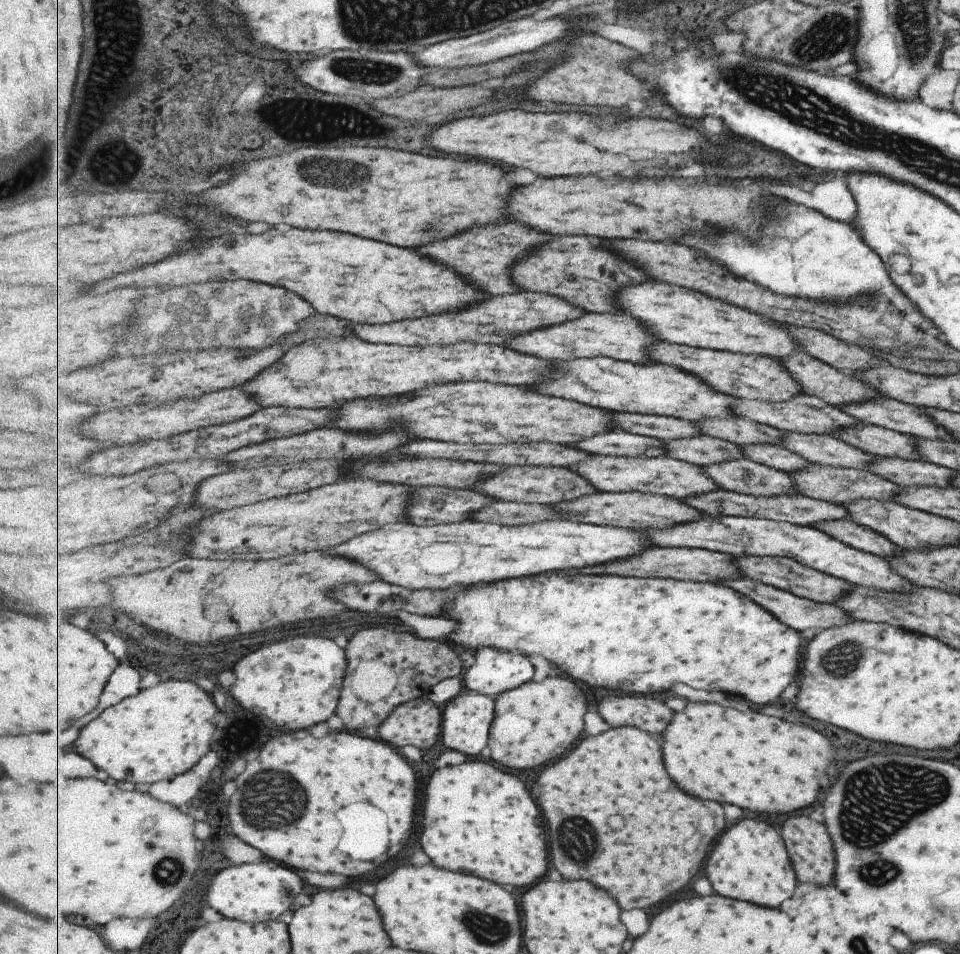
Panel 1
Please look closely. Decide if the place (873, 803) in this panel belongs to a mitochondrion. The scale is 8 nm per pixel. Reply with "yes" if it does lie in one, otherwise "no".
yes

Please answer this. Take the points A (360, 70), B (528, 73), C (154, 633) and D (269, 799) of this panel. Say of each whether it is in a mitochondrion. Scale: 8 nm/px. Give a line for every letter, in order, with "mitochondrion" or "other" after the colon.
A: mitochondrion
B: other
C: other
D: mitochondrion

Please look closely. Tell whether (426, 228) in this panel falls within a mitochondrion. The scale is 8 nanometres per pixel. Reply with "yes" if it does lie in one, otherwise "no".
yes

